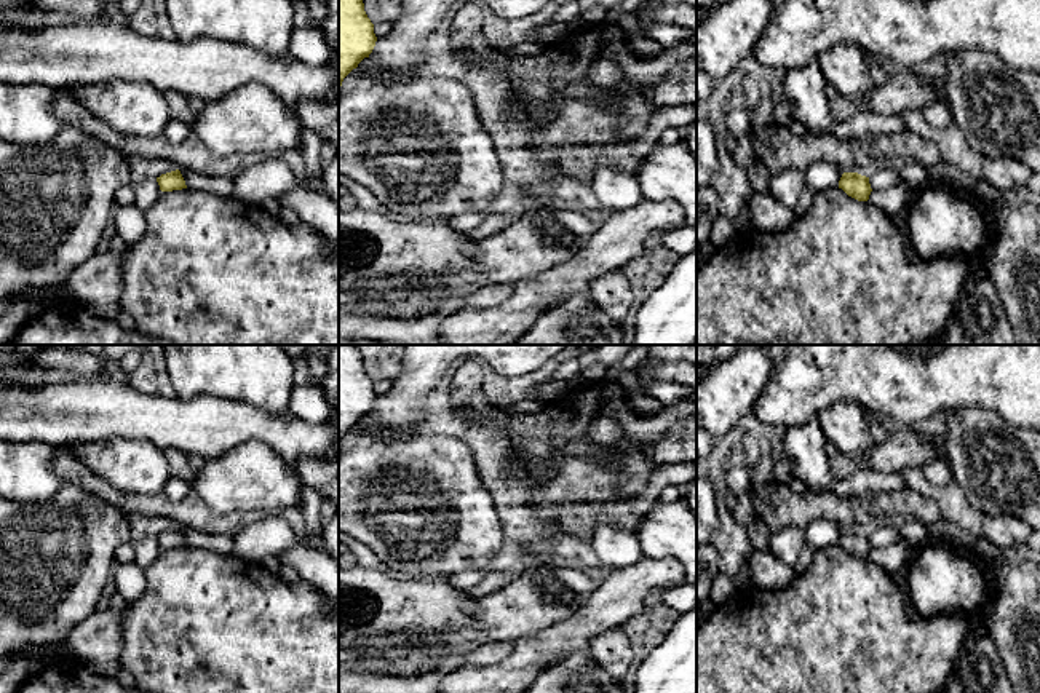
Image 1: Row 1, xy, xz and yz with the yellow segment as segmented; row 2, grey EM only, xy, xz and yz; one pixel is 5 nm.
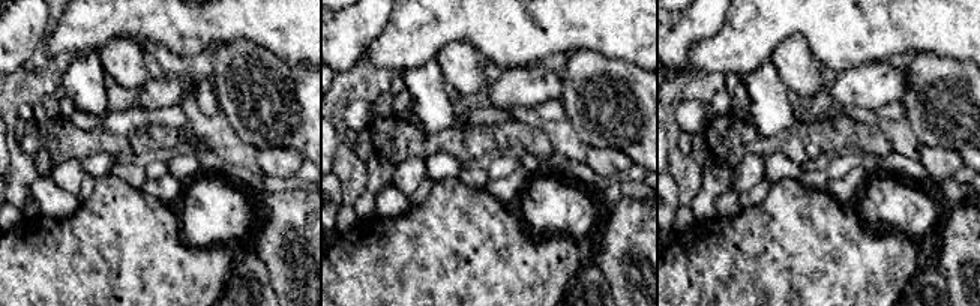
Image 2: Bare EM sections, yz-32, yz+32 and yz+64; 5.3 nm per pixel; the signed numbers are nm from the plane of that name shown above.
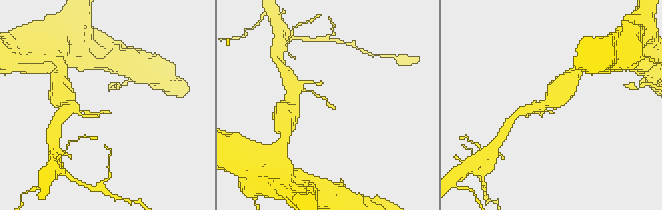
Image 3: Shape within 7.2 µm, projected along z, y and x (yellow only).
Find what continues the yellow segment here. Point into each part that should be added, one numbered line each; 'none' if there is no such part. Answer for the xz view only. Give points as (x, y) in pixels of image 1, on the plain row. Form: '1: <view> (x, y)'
none

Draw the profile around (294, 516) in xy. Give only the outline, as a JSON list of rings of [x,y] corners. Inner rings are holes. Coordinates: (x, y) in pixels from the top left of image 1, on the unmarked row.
[[[286,508],[276,513],[280,513],[289,522],[297,537],[305,538],[307,525],[300,508]]]

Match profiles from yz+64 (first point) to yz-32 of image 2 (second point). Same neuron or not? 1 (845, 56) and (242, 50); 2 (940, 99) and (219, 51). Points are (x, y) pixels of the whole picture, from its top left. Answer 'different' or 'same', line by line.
1: different
2: same

